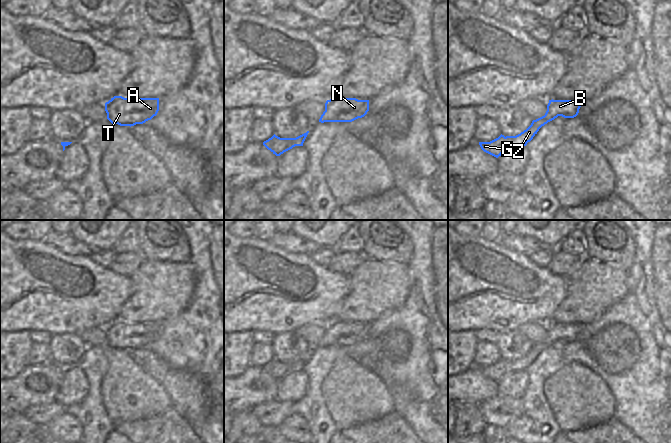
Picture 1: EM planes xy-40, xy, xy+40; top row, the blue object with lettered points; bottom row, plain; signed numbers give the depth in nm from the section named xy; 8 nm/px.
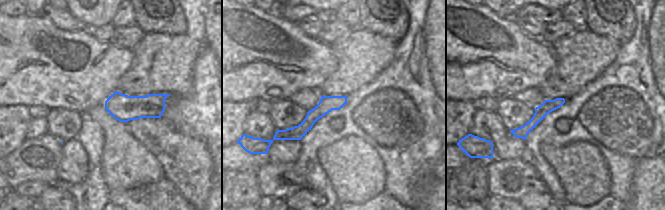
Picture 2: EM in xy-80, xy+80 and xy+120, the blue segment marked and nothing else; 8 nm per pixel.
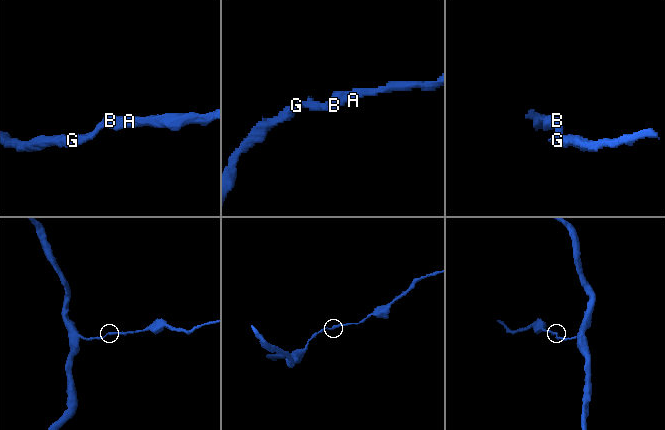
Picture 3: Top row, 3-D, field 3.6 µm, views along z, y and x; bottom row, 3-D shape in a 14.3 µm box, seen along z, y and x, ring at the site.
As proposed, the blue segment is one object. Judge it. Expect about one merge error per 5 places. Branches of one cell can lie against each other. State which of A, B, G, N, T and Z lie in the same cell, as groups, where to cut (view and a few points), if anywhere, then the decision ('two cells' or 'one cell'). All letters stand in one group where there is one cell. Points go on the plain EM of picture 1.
A B G N T Z | no cut | one cell

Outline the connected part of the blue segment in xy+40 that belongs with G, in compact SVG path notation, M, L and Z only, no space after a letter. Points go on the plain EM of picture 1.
M549 324L545 339L533 344L531 349L520 358L506 361L501 358L498 362L490 366L479 366L479 369L484 376L498 382L512 372L526 370L542 350L558 340L564 342L576 341L582 327L580 324Z

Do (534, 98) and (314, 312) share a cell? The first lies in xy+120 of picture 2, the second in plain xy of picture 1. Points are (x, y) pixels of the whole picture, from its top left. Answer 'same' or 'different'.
different

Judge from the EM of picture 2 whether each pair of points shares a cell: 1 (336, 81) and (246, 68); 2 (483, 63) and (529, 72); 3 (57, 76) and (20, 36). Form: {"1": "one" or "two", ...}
{"1": "two", "2": "one", "3": "one"}

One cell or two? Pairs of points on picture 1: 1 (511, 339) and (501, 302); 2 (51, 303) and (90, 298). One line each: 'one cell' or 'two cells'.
1: two cells
2: one cell

